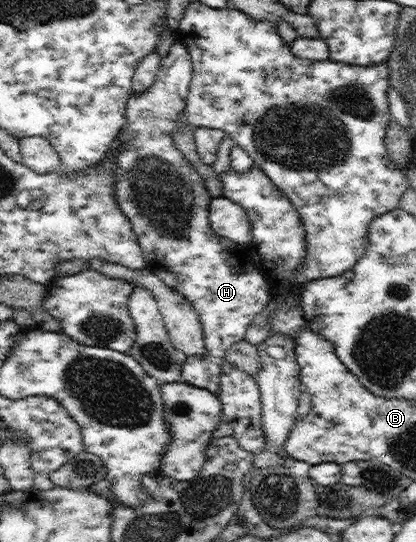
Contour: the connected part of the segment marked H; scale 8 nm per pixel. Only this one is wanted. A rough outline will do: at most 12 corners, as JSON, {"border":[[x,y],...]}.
{"border":[[176,39],[126,102],[113,190],[147,267],[192,302],[207,356],[270,301],[252,246],[219,236],[172,132]]}

